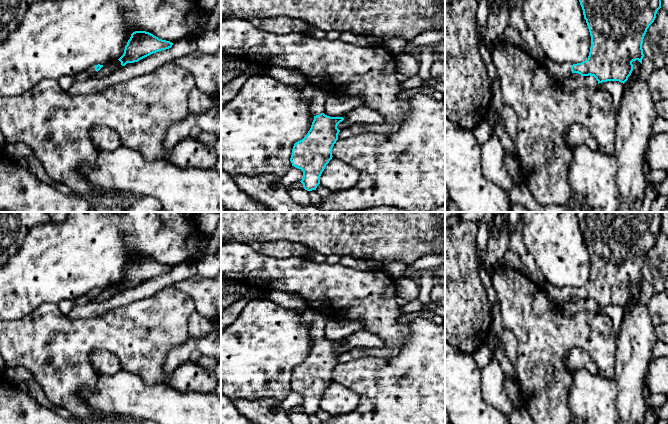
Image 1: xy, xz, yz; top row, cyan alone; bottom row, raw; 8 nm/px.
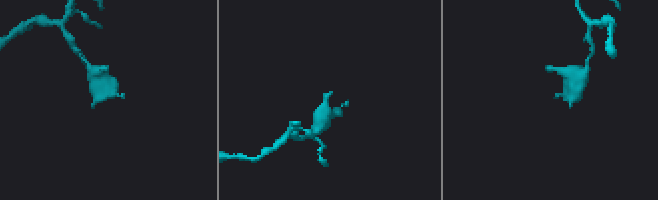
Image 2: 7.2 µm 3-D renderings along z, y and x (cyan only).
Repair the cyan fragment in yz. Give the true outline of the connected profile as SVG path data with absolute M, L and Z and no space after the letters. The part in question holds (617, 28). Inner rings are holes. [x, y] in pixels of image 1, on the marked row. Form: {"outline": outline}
{"outline": "M579 0L579 2L591 36L588 59L569 65L558 64L546 58L543 62L545 69L559 83L570 77L572 73L578 73L581 76L594 76L598 84L607 81L619 81L624 84L633 71L632 62L638 60L642 64L643 39L647 29L654 22L657 11L661 8L661 0Z"}

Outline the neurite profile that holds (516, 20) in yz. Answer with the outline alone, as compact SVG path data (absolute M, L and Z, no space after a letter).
M514 7L510 11L508 25L513 27L520 33L528 31L528 25L524 20L523 13L522 11L518 10L516 7Z

